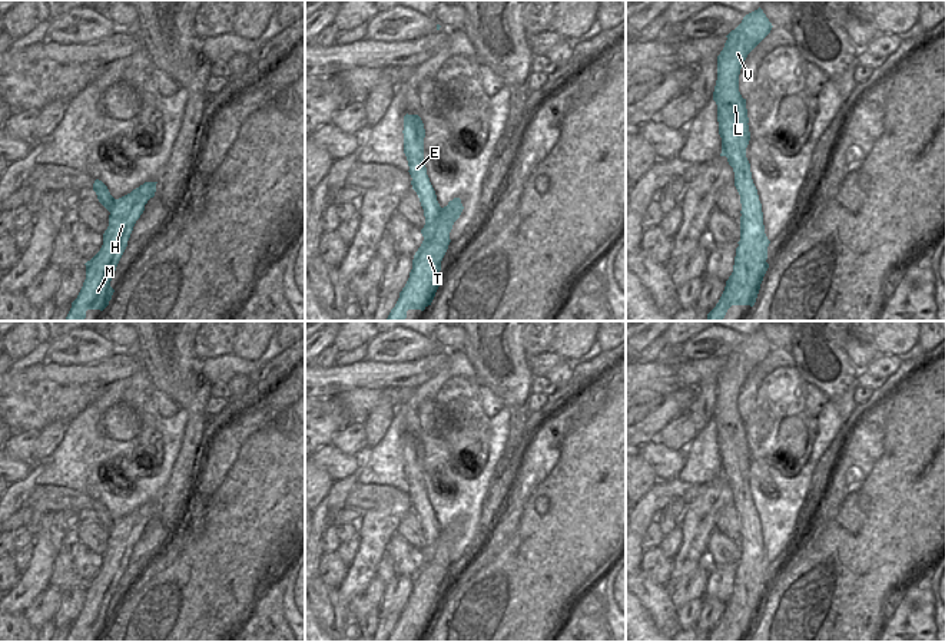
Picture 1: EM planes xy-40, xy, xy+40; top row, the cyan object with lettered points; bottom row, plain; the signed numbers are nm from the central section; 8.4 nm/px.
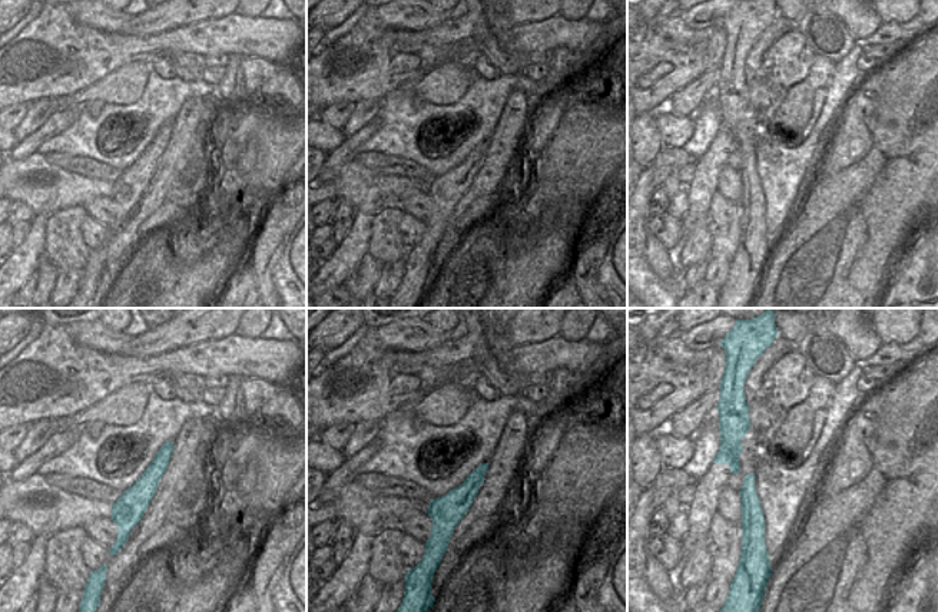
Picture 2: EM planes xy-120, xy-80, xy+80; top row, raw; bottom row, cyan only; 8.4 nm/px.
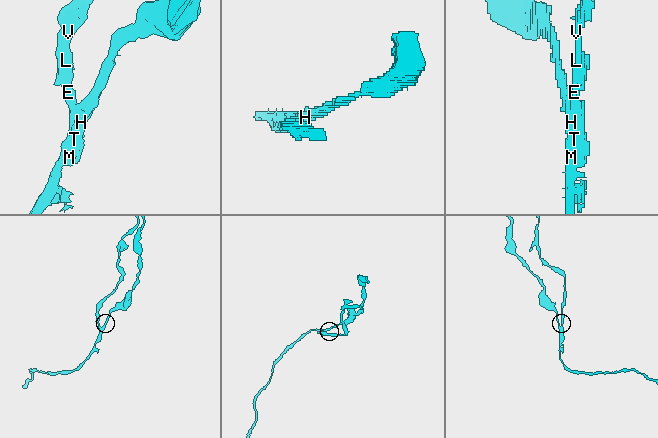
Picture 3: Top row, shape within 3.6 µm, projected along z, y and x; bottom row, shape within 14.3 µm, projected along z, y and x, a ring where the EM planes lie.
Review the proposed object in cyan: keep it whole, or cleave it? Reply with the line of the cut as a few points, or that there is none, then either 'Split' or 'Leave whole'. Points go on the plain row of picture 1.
Split along xy (441, 529), (435, 555), (421, 568). Split

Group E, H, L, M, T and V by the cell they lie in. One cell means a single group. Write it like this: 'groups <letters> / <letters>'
groups E L V / H M T

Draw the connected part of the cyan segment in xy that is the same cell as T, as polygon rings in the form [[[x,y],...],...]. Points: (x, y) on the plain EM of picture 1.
[[[454,519],[447,527],[441,529],[437,553],[425,567],[420,567],[415,573],[410,599],[387,642],[404,642],[408,631],[424,632],[431,626],[442,599],[440,595],[441,582],[451,563],[450,553],[462,530],[460,519]]]

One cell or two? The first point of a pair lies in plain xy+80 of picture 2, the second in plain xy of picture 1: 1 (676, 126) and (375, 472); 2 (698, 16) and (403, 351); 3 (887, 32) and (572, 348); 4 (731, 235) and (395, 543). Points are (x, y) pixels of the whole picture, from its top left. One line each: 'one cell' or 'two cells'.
1: two cells
2: one cell
3: two cells
4: two cells

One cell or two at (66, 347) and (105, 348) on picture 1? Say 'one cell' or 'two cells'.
one cell

